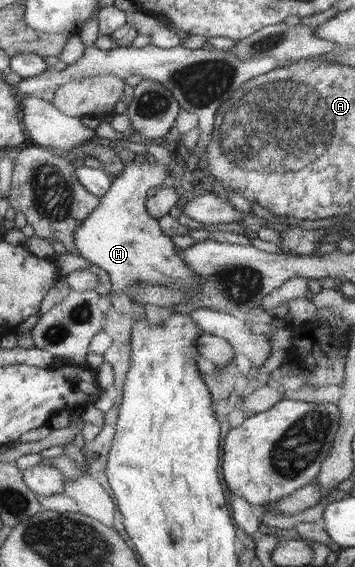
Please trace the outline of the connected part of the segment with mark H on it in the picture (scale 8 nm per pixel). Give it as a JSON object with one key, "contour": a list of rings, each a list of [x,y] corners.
{"contour":[[[133,157],[131,163],[124,165],[124,170],[111,182],[109,189],[100,197],[100,204],[92,213],[85,217],[80,227],[73,233],[76,239],[77,252],[79,256],[89,262],[89,264],[101,267],[109,276],[110,291],[106,298],[109,300],[112,295],[122,292],[128,286],[135,283],[149,283],[149,285],[161,285],[161,287],[177,287],[179,291],[189,291],[199,285],[199,278],[189,270],[183,258],[179,256],[175,245],[171,242],[170,237],[165,236],[159,228],[158,221],[151,218],[145,210],[146,200],[145,191],[149,187],[164,187],[169,181],[169,164],[163,166],[153,160],[149,163],[145,158],[136,159]]]}

